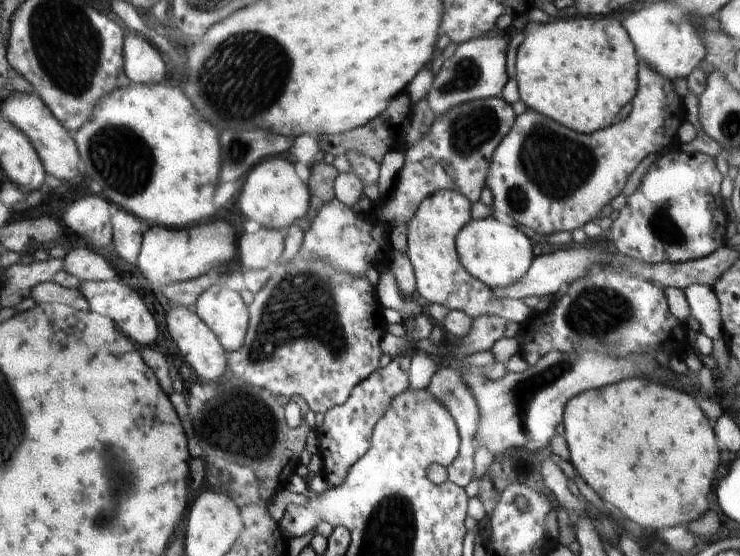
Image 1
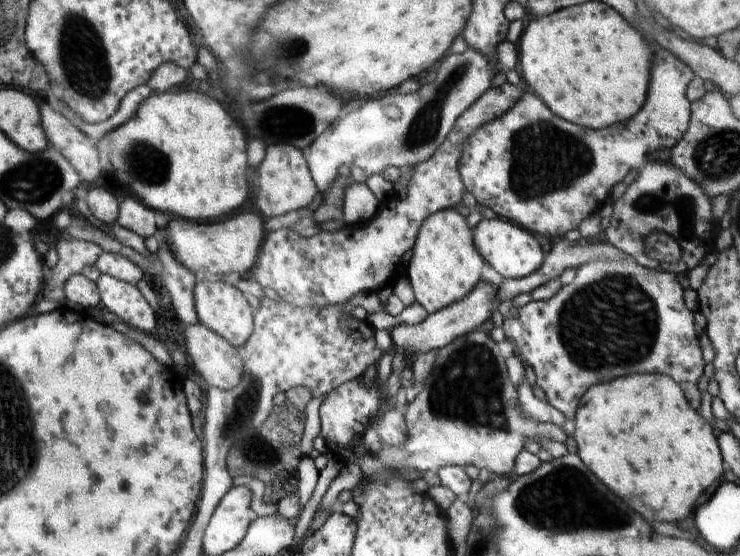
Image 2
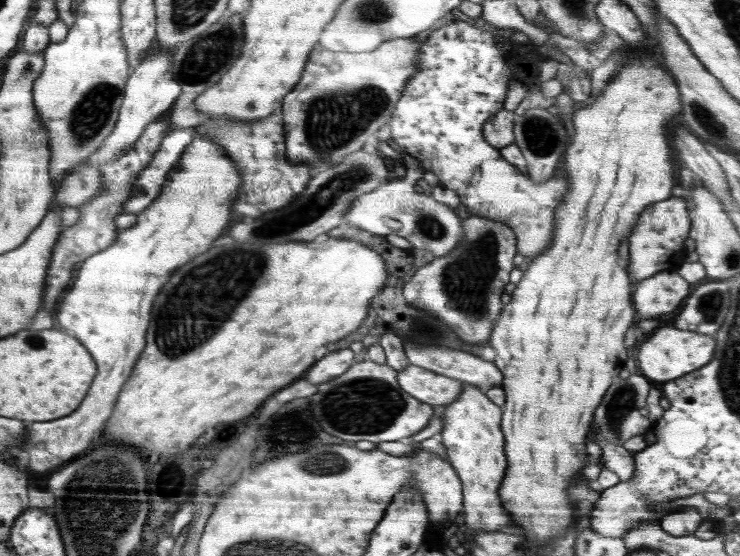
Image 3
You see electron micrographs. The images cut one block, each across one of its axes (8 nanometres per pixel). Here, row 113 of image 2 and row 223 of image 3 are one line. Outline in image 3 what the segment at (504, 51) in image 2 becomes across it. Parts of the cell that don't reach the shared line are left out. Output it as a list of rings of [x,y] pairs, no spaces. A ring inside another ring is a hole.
[[[404,178],[404,180],[392,180],[386,182],[378,188],[374,188],[372,192],[366,192],[364,196],[358,196],[354,200],[354,205],[346,216],[342,216],[343,221],[352,227],[362,228],[372,234],[388,236],[390,234],[398,235],[412,243],[413,249],[422,249],[426,252],[432,252],[435,258],[442,258],[448,252],[452,252],[452,248],[456,248],[460,244],[460,240],[464,238],[464,229],[462,229],[462,219],[450,206],[440,204],[434,197],[428,196],[425,193],[418,193],[414,186],[416,186],[417,178]]]

